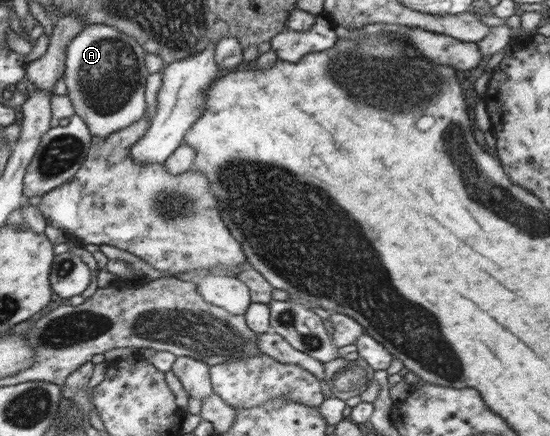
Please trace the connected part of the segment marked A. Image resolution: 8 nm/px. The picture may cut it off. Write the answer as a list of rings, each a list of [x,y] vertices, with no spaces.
[[[84,25],[83,30],[66,48],[66,69],[64,72],[67,96],[73,105],[75,114],[87,124],[91,136],[107,140],[113,132],[119,132],[129,124],[135,124],[146,115],[145,84],[150,75],[144,58],[146,50],[132,36],[109,25]]]

